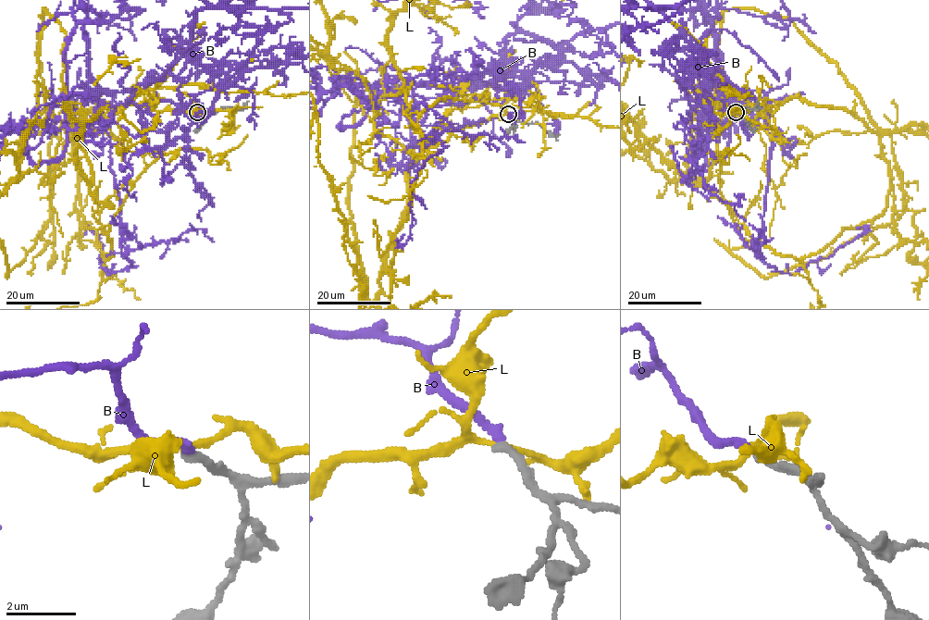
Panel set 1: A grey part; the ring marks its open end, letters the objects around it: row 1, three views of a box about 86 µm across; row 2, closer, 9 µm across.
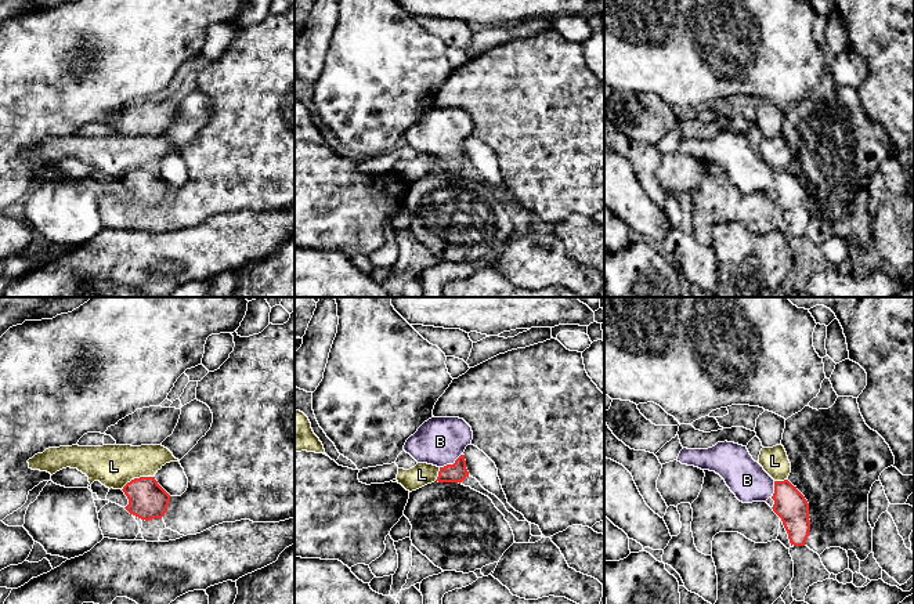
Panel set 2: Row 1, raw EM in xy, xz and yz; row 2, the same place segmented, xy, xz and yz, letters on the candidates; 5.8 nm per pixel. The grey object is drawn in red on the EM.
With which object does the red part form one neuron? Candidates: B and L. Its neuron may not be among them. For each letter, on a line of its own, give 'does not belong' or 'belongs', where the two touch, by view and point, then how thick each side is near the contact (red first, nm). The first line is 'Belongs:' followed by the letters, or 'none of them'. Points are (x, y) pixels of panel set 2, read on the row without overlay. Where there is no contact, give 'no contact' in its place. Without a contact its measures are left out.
Belongs: B
B: belongs; contact xz (451, 155); calibres 110 and 280 nm
L: does not belong; contact xy (137, 169); calibres 220 and 240 nm

